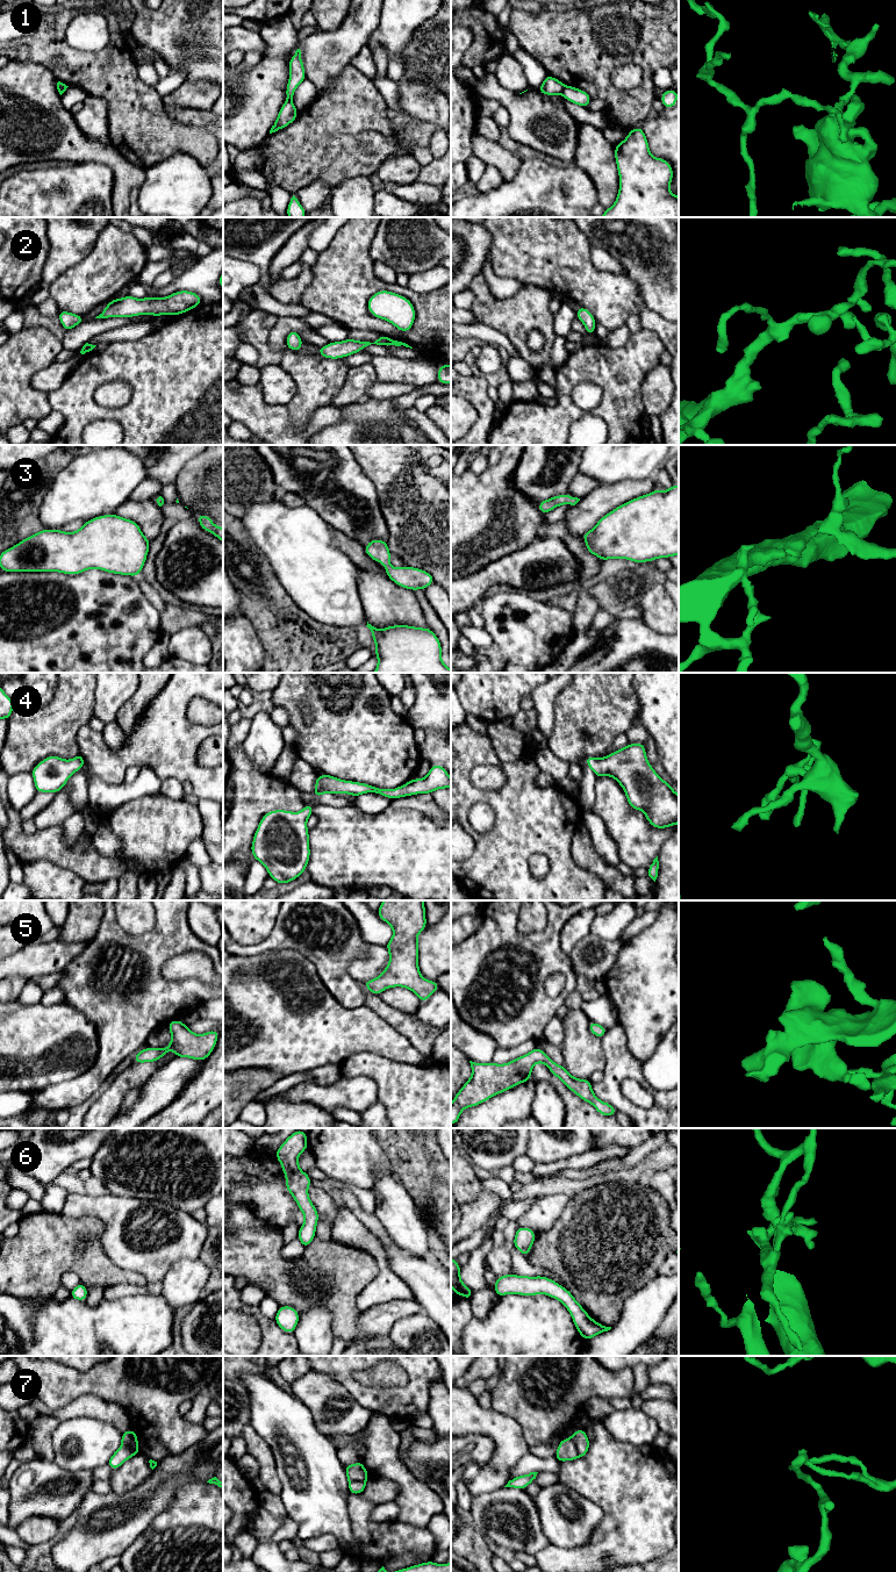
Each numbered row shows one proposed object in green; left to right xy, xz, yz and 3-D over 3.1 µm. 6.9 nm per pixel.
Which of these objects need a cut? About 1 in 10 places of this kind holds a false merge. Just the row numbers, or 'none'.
1, 7

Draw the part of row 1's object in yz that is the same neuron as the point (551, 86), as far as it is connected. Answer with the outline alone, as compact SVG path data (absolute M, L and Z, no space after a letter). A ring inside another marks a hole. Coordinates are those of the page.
M546 74L543 84L538 87L538 91L544 95L557 95L561 94L564 86L565 85L560 80Z

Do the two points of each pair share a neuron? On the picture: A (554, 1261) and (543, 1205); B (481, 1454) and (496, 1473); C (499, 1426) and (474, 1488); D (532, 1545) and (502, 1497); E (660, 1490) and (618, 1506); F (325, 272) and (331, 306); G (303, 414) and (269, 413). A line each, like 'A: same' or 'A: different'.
A: different
B: different
C: same
D: same
E: same
F: same
G: different

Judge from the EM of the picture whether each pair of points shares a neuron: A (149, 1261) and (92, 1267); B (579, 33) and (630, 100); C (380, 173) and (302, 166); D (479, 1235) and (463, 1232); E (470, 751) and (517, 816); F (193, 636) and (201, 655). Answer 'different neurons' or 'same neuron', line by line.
A: different neurons
B: same neuron
C: different neurons
D: different neurons
E: same neuron
F: same neuron

